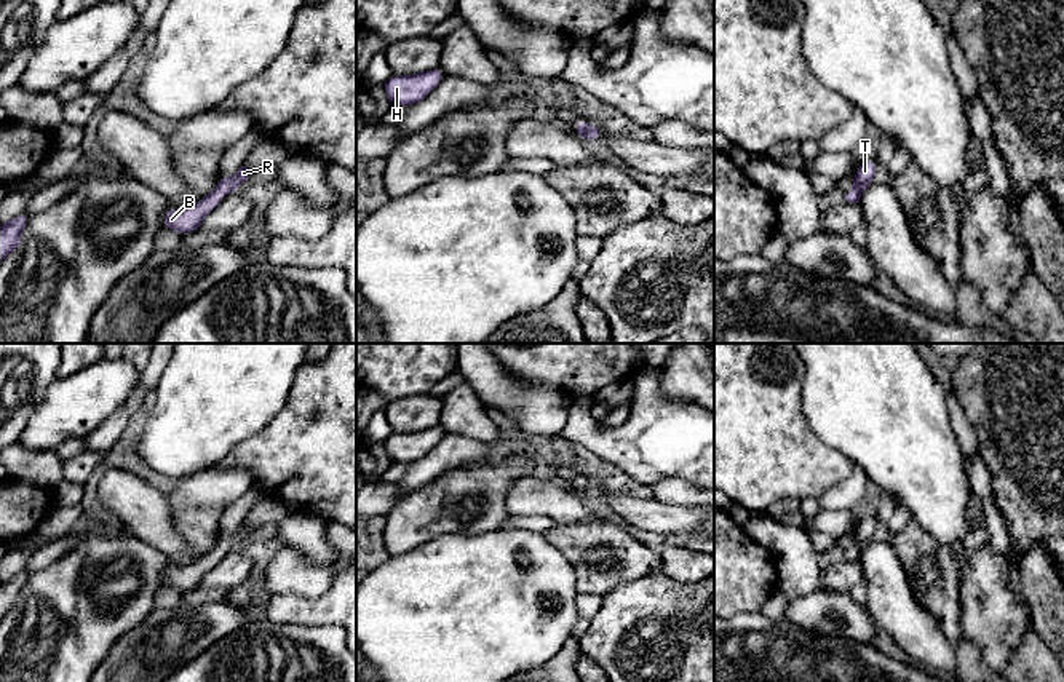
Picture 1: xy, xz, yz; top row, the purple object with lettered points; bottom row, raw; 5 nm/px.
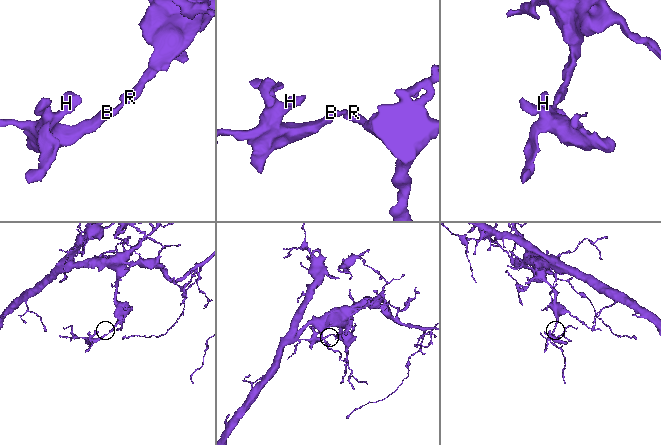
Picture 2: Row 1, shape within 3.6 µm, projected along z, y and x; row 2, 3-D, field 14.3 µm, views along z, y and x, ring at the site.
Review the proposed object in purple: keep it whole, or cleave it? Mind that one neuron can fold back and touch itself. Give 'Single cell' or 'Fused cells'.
Single cell

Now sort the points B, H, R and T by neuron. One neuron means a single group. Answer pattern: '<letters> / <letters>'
B H R T

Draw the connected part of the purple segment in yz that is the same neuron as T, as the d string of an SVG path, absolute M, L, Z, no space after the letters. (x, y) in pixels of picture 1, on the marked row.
M875 160L863 161L855 172L852 192L845 195L844 200L860 203L860 195L872 184L875 168Z

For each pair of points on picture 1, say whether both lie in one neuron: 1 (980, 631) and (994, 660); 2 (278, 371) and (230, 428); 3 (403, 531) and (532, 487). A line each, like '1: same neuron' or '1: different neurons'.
1: same neuron
2: same neuron
3: different neurons

